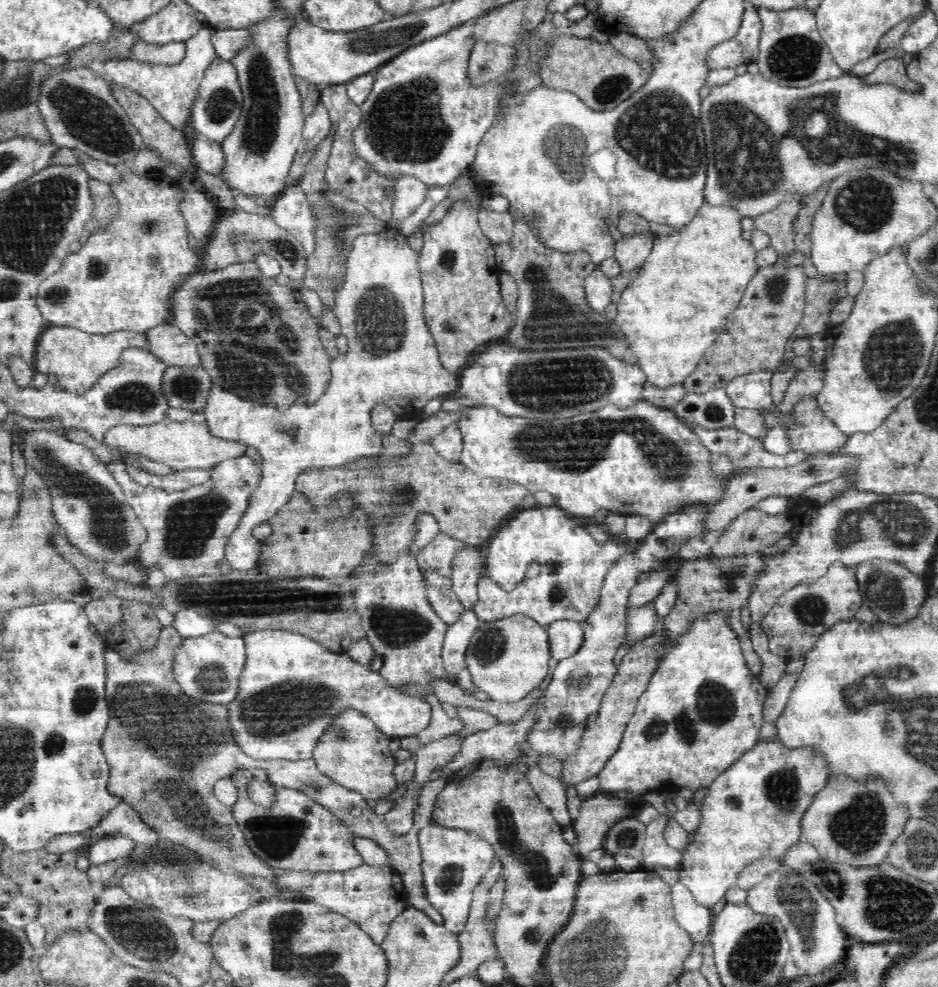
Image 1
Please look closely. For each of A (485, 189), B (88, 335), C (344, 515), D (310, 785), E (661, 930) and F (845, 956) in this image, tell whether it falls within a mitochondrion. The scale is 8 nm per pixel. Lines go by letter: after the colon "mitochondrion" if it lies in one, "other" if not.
A: other
B: other
C: mitochondrion
D: mitochondrion
E: other
F: other

